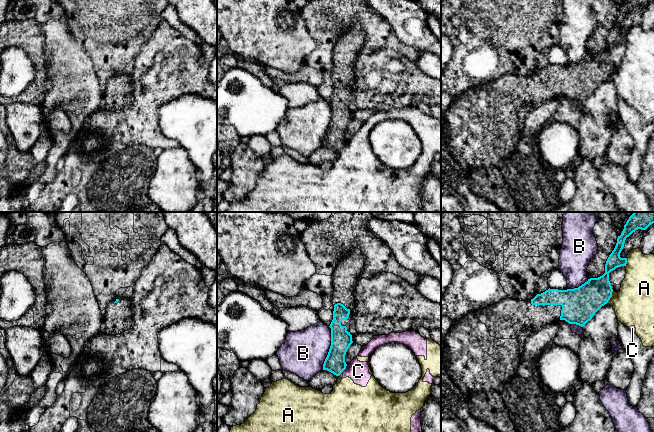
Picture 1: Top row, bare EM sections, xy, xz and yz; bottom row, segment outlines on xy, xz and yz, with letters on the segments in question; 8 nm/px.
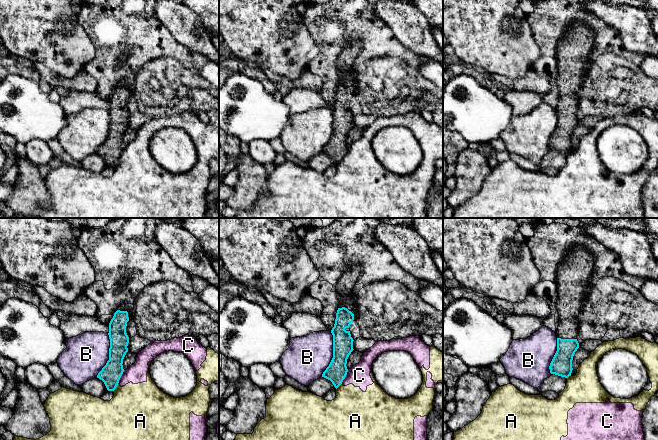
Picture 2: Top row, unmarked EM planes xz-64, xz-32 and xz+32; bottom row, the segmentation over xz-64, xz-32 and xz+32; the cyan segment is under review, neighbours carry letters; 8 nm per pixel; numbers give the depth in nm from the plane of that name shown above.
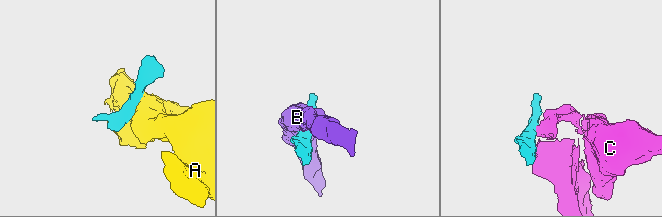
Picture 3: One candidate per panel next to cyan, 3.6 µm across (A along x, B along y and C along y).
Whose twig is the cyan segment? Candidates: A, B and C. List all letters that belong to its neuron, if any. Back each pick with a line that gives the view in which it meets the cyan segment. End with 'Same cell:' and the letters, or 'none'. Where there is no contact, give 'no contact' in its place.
Same cell: none

